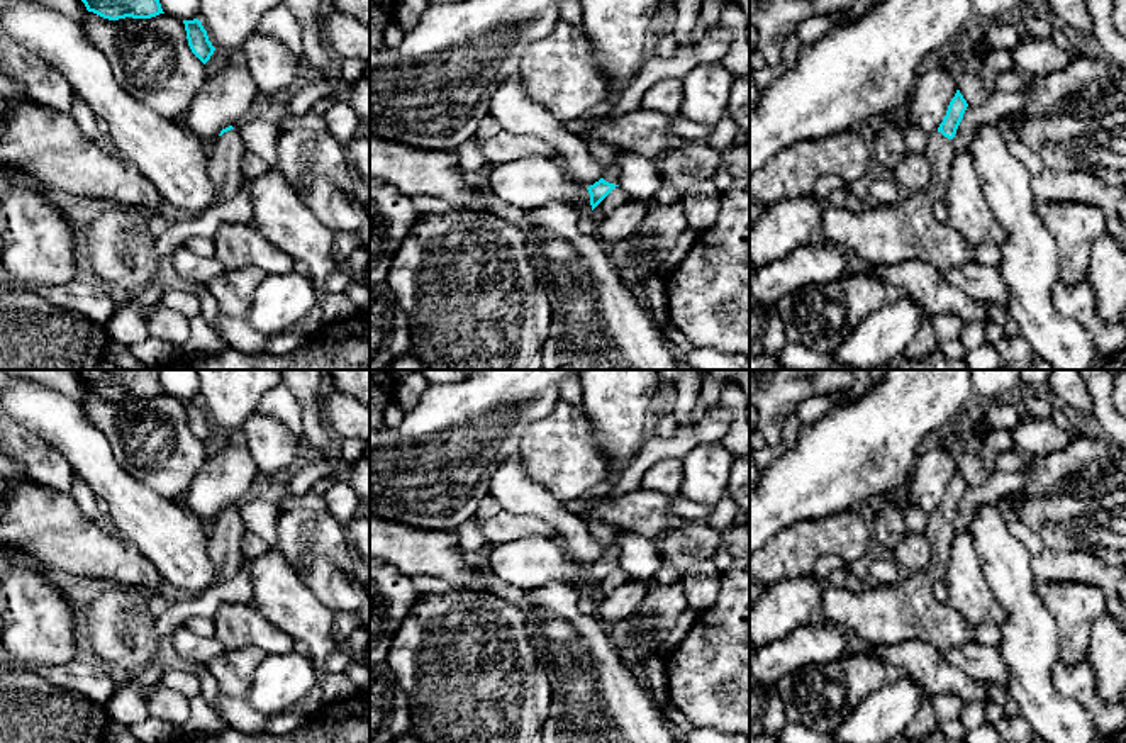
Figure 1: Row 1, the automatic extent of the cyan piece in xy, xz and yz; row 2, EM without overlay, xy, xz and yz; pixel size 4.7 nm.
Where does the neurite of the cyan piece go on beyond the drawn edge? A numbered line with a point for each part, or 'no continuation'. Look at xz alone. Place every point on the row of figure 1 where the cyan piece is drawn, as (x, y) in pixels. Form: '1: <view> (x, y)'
1: xz (614, 173)

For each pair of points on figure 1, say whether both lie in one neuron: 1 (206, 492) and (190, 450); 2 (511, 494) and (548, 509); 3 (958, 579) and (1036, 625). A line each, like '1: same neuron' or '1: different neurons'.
1: different neurons
2: same neuron
3: different neurons

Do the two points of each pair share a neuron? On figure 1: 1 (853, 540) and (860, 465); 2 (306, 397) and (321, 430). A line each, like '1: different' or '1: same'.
1: different
2: same

